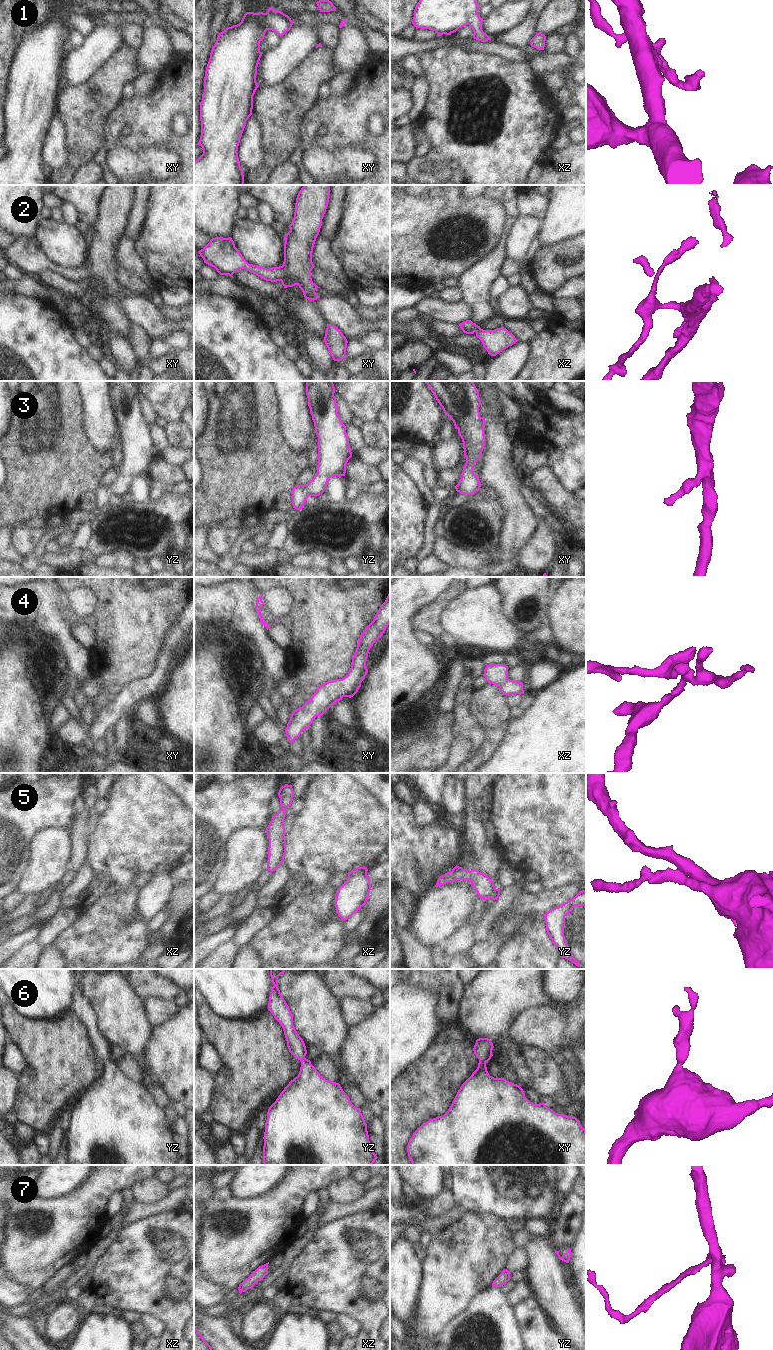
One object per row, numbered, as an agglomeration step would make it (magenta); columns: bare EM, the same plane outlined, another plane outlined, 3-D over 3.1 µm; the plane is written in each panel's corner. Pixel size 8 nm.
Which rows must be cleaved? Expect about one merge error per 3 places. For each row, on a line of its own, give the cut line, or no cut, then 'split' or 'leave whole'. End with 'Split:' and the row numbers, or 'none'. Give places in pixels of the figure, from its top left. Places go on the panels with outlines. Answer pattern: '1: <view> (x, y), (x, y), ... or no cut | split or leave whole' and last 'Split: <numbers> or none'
1: no cut | leave whole
2: xy (282, 265), (286, 275), (280, 280) | split
3: no cut | leave whole
4: no cut | leave whole
5: no cut | leave whole
6: no cut | leave whole
7: no cut | leave whole
Split: 2

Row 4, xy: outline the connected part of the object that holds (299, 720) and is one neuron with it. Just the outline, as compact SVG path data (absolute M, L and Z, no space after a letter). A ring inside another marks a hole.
M390 592L373 621L360 635L348 674L342 679L335 679L320 685L310 700L292 712L285 729L290 743L298 738L303 730L309 729L316 716L322 716L332 705L342 700L343 697L351 698L358 692L361 682L368 672L366 661L369 650L381 638L389 624Z

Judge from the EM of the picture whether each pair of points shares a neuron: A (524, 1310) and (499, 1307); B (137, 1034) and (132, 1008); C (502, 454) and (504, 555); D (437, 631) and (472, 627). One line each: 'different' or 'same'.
A: different
B: same
C: same
D: different

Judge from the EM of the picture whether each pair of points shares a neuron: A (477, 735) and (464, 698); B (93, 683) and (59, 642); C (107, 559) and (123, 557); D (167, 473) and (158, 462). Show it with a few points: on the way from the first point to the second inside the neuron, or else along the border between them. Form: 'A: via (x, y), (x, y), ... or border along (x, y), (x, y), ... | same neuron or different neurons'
A: via (468, 726), (463, 721), (463, 707) | same neuron
B: border along (89, 673), (81, 685), (81, 691), (88, 699) | different neurons
C: via (111, 559), (119, 559) | same neuron
D: via (164, 470), (159, 465) | same neuron

